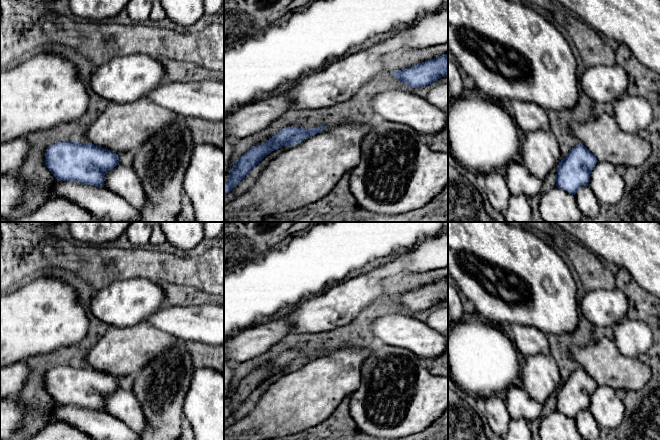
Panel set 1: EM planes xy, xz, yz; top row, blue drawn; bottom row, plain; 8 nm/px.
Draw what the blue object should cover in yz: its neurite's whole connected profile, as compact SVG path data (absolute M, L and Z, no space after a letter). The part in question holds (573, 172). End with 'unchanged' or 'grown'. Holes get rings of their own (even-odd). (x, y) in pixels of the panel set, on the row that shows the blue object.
M578 143L558 164L556 187L575 195L580 187L589 183L597 162L597 158L582 143Z; unchanged

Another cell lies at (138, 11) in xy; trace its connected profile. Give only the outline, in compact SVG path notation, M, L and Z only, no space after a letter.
M130 0L127 15L133 23L147 23L152 10L152 0Z

